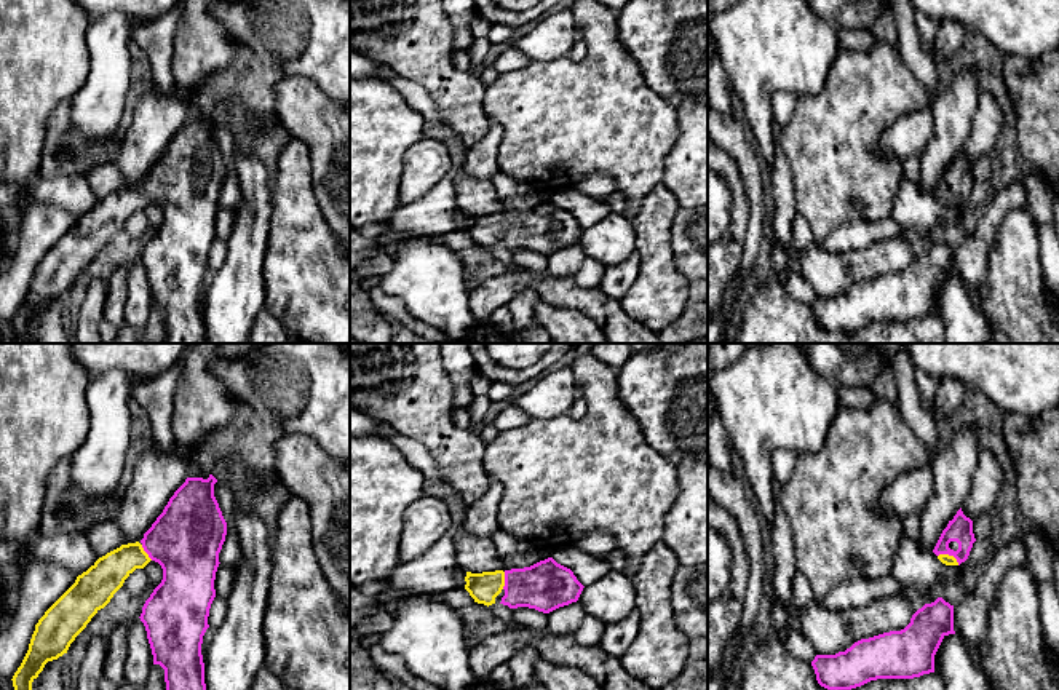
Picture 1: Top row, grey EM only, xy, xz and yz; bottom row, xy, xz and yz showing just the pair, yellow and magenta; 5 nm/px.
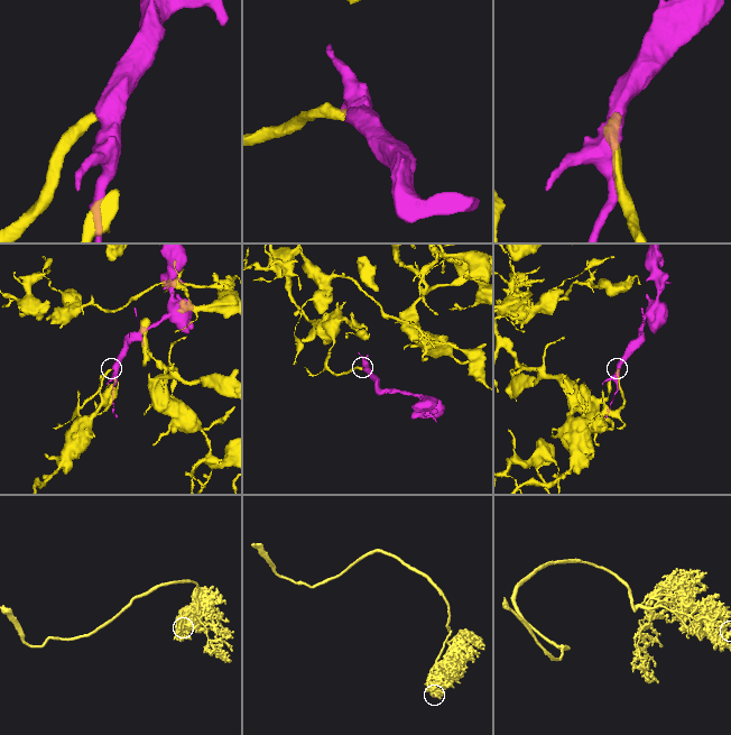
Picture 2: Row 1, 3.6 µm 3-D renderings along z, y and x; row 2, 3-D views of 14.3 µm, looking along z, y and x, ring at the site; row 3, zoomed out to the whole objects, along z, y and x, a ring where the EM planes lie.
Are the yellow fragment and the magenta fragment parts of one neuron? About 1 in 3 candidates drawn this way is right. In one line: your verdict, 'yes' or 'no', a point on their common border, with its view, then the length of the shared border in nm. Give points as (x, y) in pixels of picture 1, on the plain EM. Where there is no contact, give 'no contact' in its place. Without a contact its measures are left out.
yes; meets yellow in yz at (947, 197); contact 120 nm long

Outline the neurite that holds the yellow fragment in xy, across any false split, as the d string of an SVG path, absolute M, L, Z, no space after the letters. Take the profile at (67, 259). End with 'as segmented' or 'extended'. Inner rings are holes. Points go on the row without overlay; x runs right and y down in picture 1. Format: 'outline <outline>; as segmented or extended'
outline M212 117L208 121L187 120L141 184L121 187L99 200L86 214L77 219L75 225L35 267L29 292L11 321L16 343L34 343L32 324L45 307L67 295L75 280L110 244L125 222L150 203L161 208L163 222L145 243L139 260L147 273L153 307L165 311L165 343L206 342L201 286L209 270L208 259L216 240L214 222L220 206L219 195L227 177L227 165L214 139L216 125L217 121Z; extended

